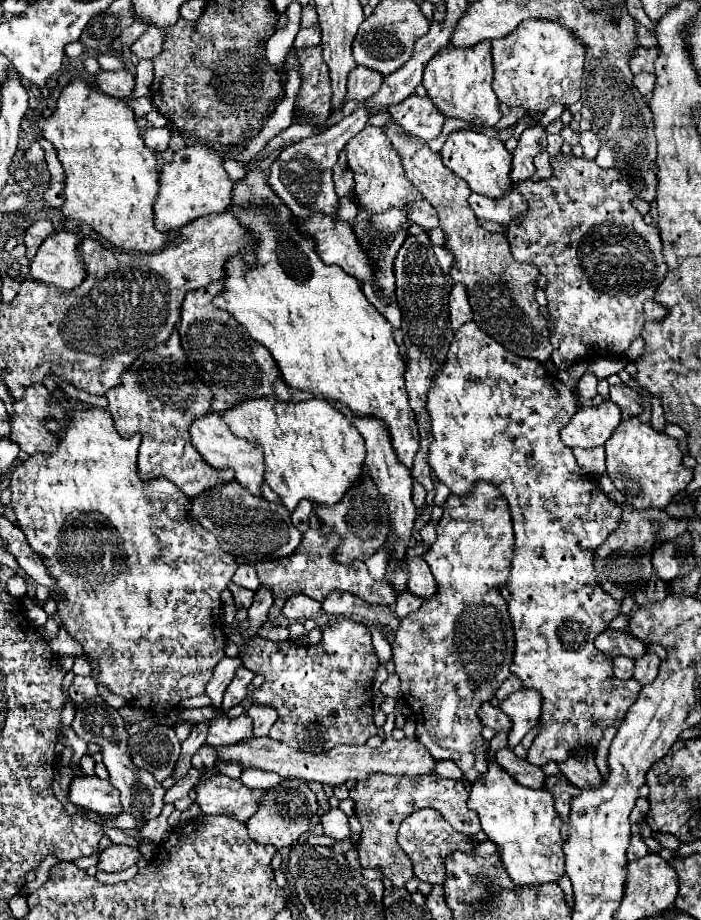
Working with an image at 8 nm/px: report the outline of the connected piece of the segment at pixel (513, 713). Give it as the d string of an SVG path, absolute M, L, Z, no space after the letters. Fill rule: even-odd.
M520 689L500 703L500 709L514 721L508 735L508 747L516 747L522 737L540 723L542 697L534 689Z

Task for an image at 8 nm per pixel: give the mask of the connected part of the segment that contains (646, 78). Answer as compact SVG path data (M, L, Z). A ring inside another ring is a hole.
M640 73L634 77L634 85L638 87L640 93L644 93L644 97L650 97L656 85L656 77L652 73Z

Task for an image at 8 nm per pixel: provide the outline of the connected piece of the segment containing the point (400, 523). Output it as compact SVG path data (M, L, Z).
M330 401L332 407L336 407L338 411L342 411L350 421L352 425L358 429L358 433L364 437L364 443L366 443L366 459L364 459L364 465L368 469L368 473L372 473L372 479L376 481L380 493L384 495L384 499L388 501L388 507L390 507L390 523L396 531L396 535L400 537L398 539L398 545L394 547L392 551L392 557L396 557L398 561L404 559L406 555L406 547L408 547L408 539L410 539L410 531L414 527L414 519L416 519L416 507L412 503L412 473L406 465L402 465L396 457L396 451L392 447L392 441L390 441L390 433L388 433L388 427L382 419L374 419L372 415L368 417L356 417L348 405L340 405L340 401Z

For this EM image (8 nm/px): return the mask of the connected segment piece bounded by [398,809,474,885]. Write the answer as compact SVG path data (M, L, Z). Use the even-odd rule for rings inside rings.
M420 809L420 811L412 813L412 817L406 817L406 821L402 821L400 831L398 831L398 843L412 859L416 877L420 881L438 883L438 885L442 885L444 877L446 877L446 869L444 869L446 857L454 851L470 853L470 849L474 849L474 841L470 837L458 833L456 829L452 829L444 821L444 817L440 817L440 813L436 813L436 809Z

